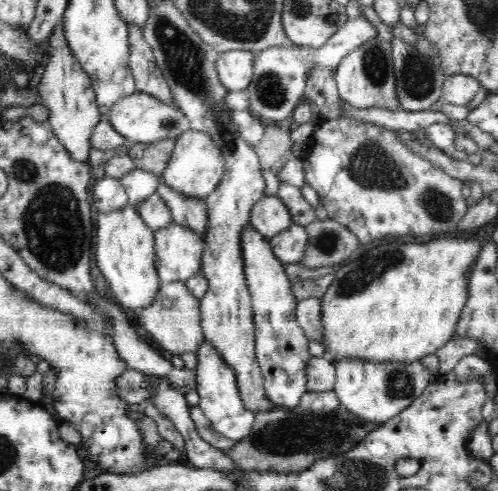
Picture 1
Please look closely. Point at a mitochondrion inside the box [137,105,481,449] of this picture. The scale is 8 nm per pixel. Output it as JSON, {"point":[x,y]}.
{"point":[357,279]}

